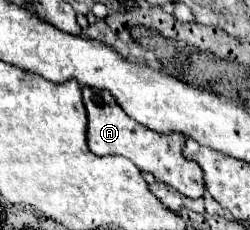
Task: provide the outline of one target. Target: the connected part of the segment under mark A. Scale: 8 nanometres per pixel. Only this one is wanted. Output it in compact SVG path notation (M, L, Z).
M82 89L84 105L88 111L88 147L94 155L120 155L130 159L140 171L152 175L156 181L166 183L180 191L186 197L202 197L204 195L204 179L202 169L196 161L184 157L184 141L182 133L168 133L160 135L152 129L144 129L136 125L122 109L112 101L110 93L96 93L92 89Z

